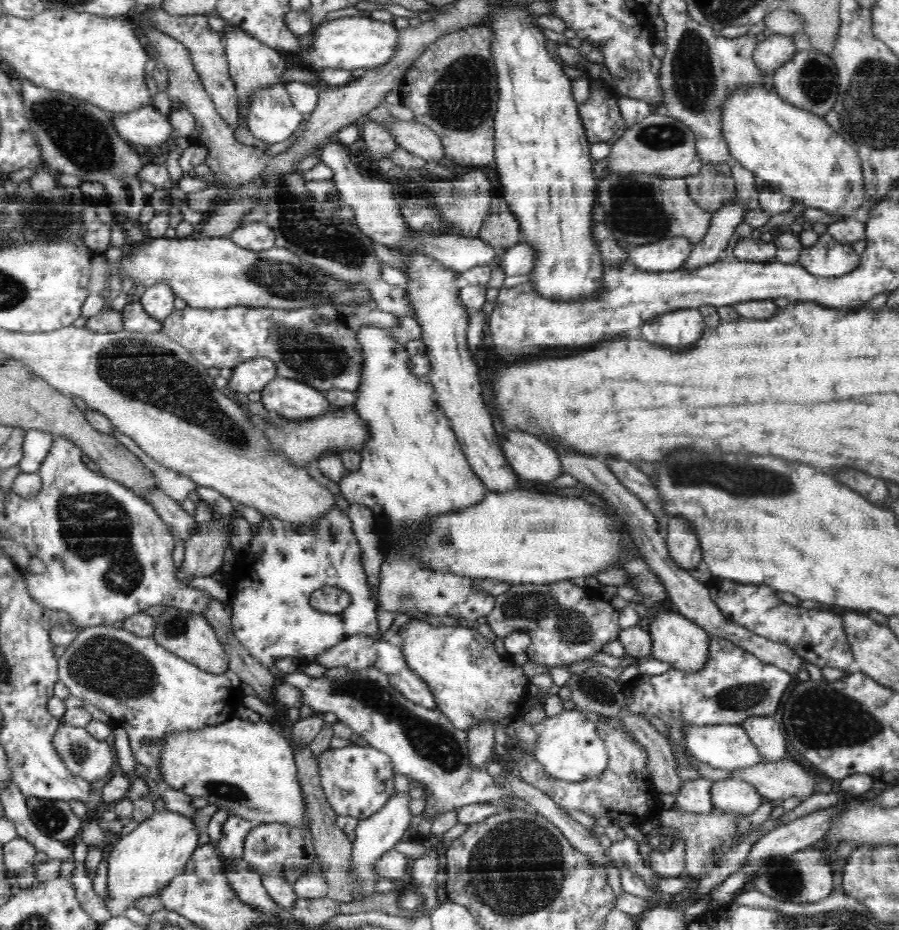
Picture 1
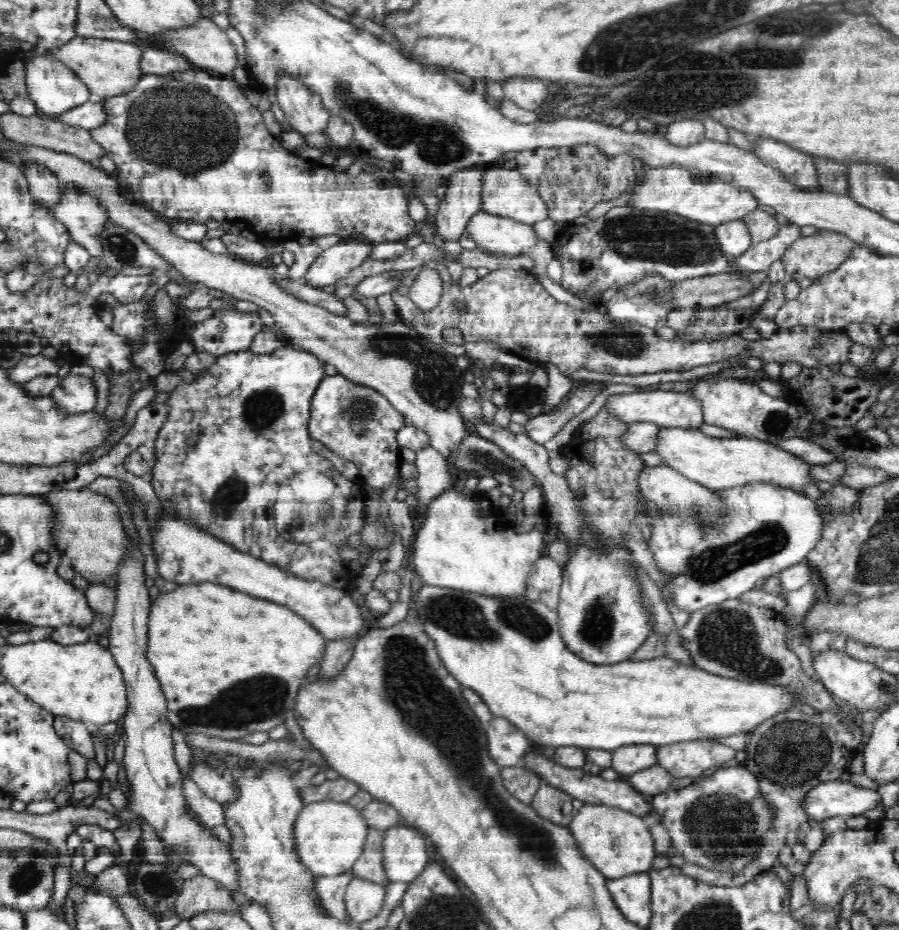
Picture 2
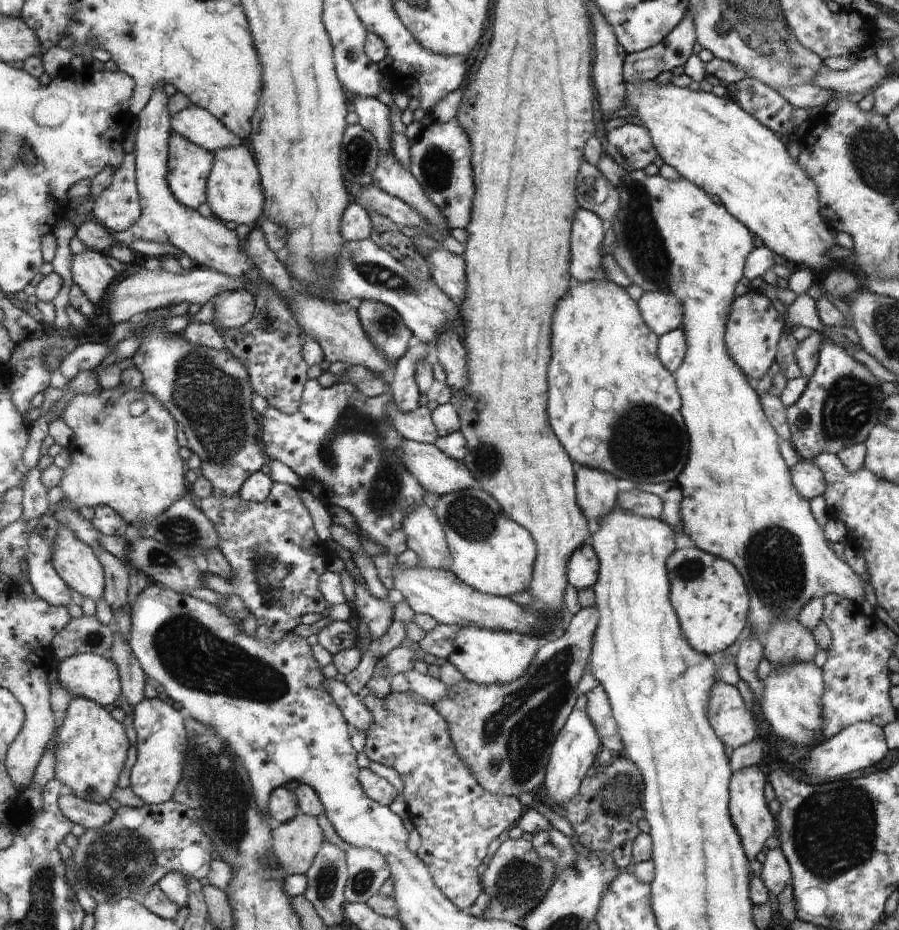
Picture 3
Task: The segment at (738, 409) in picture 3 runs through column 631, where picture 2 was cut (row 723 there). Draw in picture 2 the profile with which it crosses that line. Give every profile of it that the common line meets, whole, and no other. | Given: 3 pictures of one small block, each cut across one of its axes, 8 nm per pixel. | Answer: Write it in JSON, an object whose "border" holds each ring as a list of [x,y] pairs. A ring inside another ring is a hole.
{"border":[[[212,582],[188,583],[174,585],[174,592],[166,592],[160,594],[154,604],[149,608],[149,617],[147,622],[147,649],[145,650],[145,658],[155,677],[160,683],[162,693],[166,698],[168,708],[168,722],[174,728],[179,729],[185,734],[202,734],[203,736],[210,736],[221,738],[224,740],[237,740],[249,733],[266,732],[268,733],[272,728],[282,724],[289,723],[288,712],[292,710],[292,703],[296,702],[296,695],[304,682],[303,678],[307,670],[314,669],[316,665],[320,664],[323,659],[325,651],[325,644],[327,640],[316,630],[305,618],[298,616],[293,610],[287,606],[276,604],[275,602],[253,597],[249,594],[242,594],[239,590],[227,587],[221,584],[212,584]]]}

